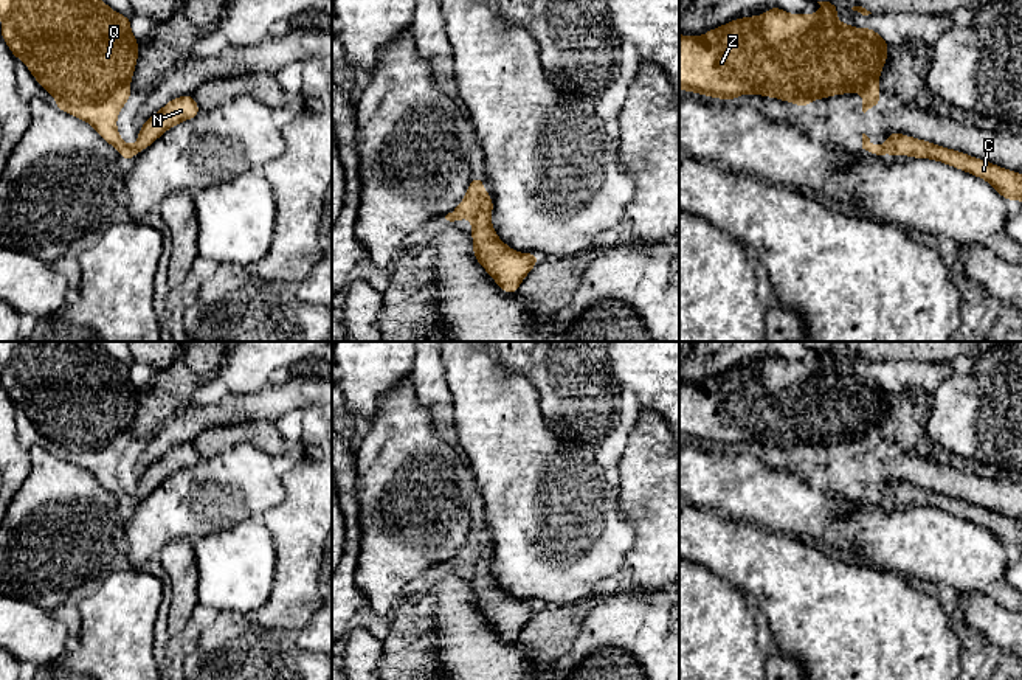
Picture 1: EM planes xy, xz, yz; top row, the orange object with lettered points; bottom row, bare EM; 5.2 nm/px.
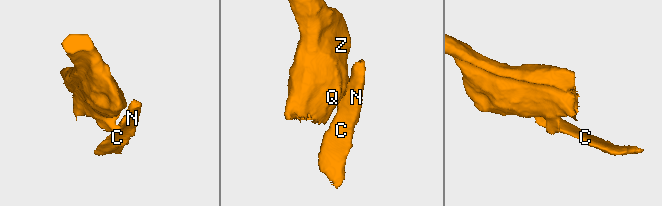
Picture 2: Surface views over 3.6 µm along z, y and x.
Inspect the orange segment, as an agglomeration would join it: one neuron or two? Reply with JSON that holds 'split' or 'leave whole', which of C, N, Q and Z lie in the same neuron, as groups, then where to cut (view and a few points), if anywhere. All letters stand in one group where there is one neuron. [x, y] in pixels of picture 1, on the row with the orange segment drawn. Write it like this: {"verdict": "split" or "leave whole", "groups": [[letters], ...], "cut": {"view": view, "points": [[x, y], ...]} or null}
{"verdict": "split", "groups": [["C", "N"], ["Q", "Z"]], "cut": {"view": "xz", "points": [[486, 193], [469, 216]]}}

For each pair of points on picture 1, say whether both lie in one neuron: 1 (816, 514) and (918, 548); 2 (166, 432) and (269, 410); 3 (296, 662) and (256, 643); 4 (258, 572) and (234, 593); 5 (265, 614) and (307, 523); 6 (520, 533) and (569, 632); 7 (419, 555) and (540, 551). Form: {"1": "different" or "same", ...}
{"1": "same", "2": "same", "3": "same", "4": "same", "5": "same", "6": "different", "7": "different"}

